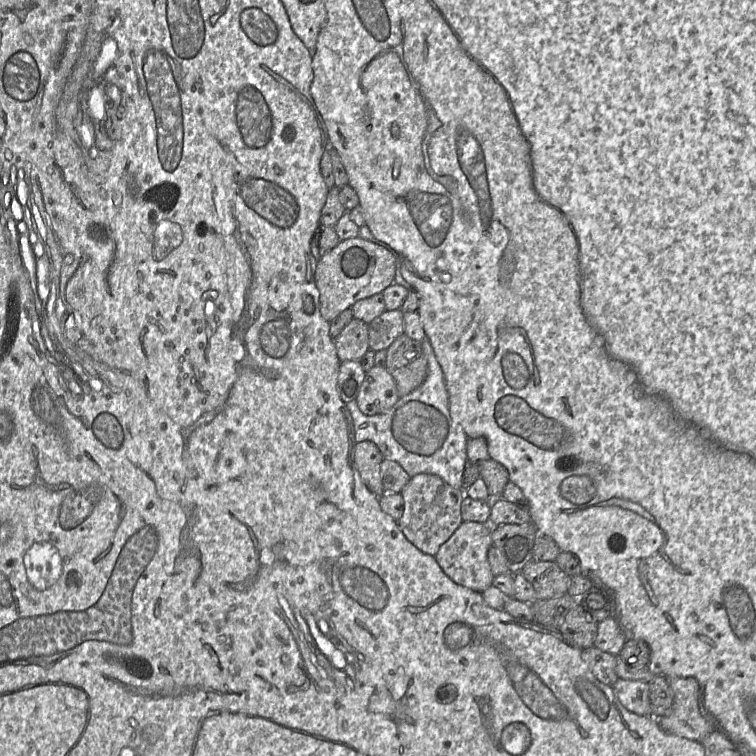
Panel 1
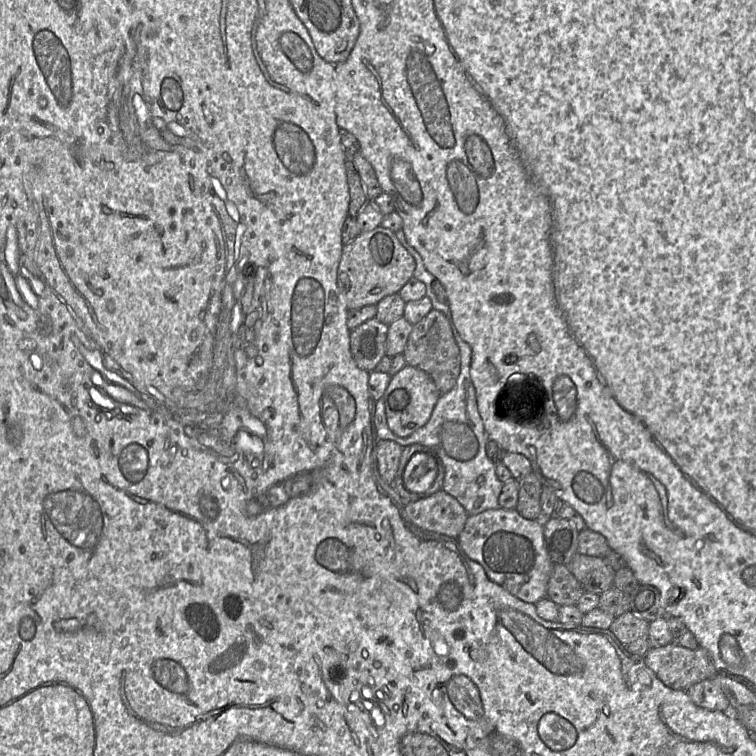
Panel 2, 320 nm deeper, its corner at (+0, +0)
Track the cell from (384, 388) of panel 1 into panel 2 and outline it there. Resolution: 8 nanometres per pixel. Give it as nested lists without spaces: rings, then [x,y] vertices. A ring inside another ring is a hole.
[[[406,364],[391,377],[382,397],[390,430],[400,437],[408,437],[413,434],[428,422],[440,396],[441,393],[433,379],[426,372]]]

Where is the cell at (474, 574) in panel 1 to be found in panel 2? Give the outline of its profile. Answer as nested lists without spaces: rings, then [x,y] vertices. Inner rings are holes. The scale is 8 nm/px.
[[[490,509],[470,515],[457,541],[463,552],[483,567],[492,582],[500,585],[515,597],[533,604],[547,597],[547,587],[554,562],[545,544],[543,521],[526,519],[515,509]]]

